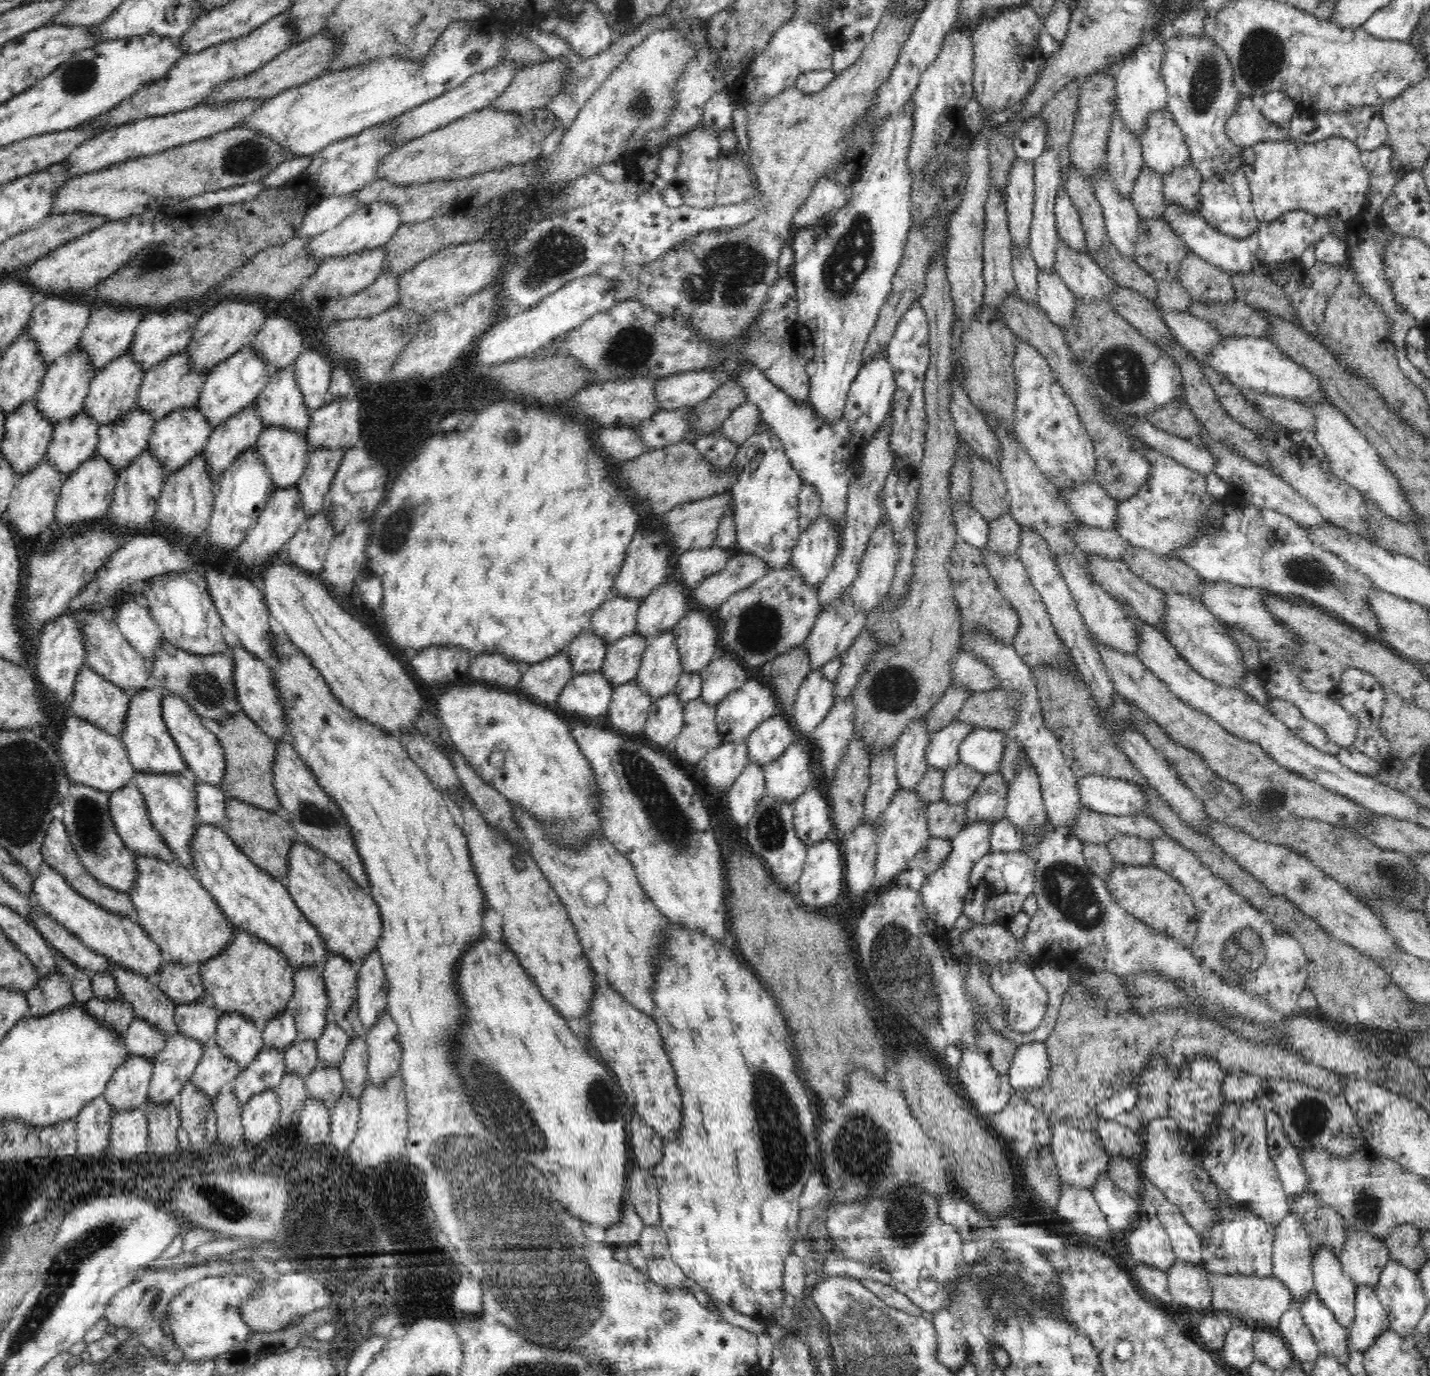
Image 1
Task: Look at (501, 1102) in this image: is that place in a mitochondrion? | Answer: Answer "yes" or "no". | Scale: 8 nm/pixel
yes

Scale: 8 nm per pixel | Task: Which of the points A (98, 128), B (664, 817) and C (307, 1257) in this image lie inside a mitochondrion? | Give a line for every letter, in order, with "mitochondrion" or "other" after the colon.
A: other
B: mitochondrion
C: other

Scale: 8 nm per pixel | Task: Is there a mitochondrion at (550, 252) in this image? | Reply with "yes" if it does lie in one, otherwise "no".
yes

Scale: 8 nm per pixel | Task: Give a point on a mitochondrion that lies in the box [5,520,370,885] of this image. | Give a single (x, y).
(89, 829)

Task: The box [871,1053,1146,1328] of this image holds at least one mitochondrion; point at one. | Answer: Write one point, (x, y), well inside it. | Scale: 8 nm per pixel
(911, 1222)

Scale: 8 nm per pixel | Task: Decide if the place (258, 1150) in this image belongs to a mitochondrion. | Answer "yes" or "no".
no

